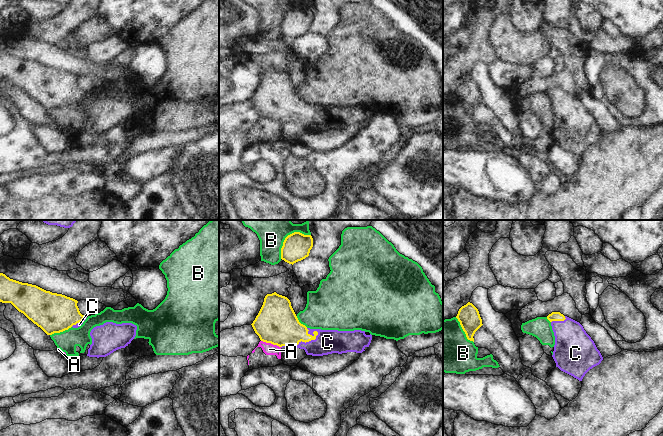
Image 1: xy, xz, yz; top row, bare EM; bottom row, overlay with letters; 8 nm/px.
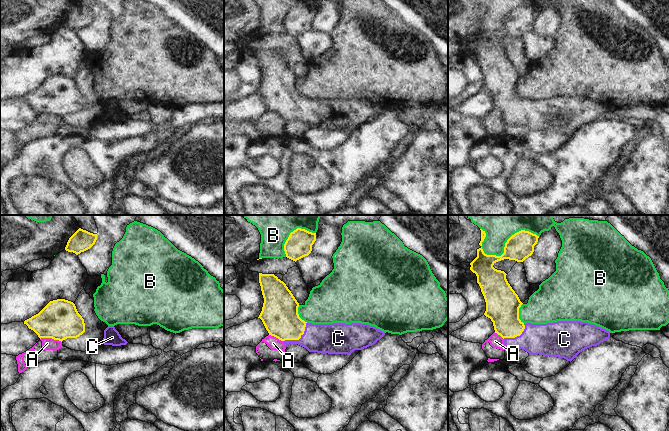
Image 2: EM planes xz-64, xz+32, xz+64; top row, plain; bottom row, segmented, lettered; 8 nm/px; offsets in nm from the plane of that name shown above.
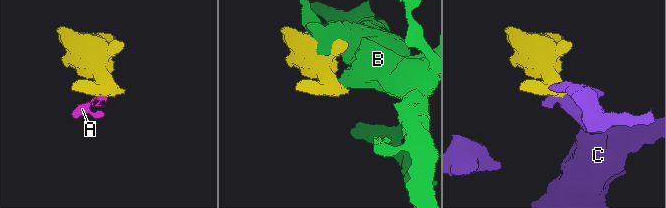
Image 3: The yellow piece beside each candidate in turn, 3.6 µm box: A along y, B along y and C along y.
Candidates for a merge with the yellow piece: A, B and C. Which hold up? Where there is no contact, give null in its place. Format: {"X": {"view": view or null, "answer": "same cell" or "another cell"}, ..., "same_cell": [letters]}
{"A": {"view": "xz", "answer": "another cell"}, "B": {"view": "xz", "answer": "another cell"}, "C": {"view": "xz", "answer": "same cell"}, "same_cell": ["C"]}

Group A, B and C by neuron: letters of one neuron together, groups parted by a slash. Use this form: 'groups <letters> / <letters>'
groups A B / C

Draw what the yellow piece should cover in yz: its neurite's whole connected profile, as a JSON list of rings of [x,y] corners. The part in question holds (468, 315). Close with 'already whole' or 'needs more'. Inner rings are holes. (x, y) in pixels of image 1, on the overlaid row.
[[[470,302],[462,306],[456,316],[468,340],[474,342],[475,332],[483,325],[478,309]]] | already whole

